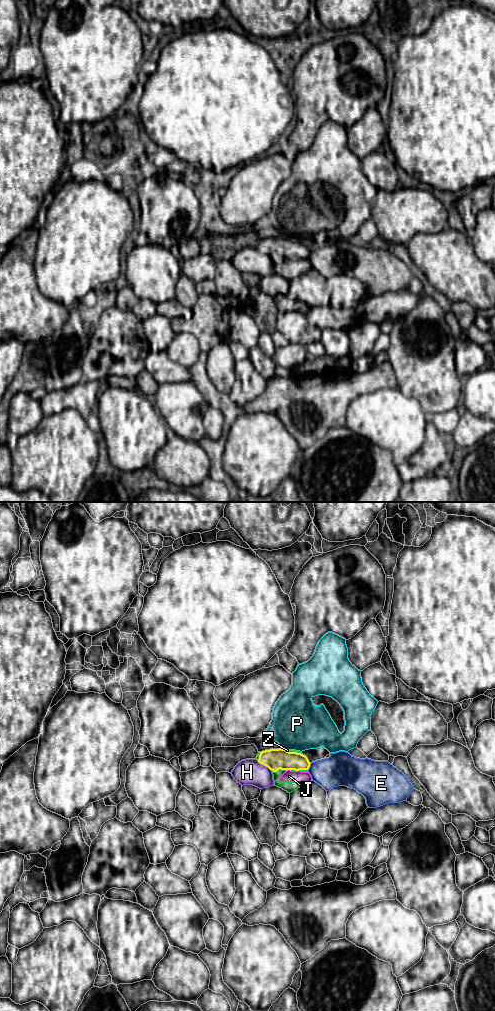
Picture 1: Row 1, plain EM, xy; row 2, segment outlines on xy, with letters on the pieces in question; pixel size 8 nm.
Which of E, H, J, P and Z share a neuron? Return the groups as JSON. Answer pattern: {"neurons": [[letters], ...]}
{"neurons": [["E"], ["H"], ["J", "Z"], ["P"]]}

